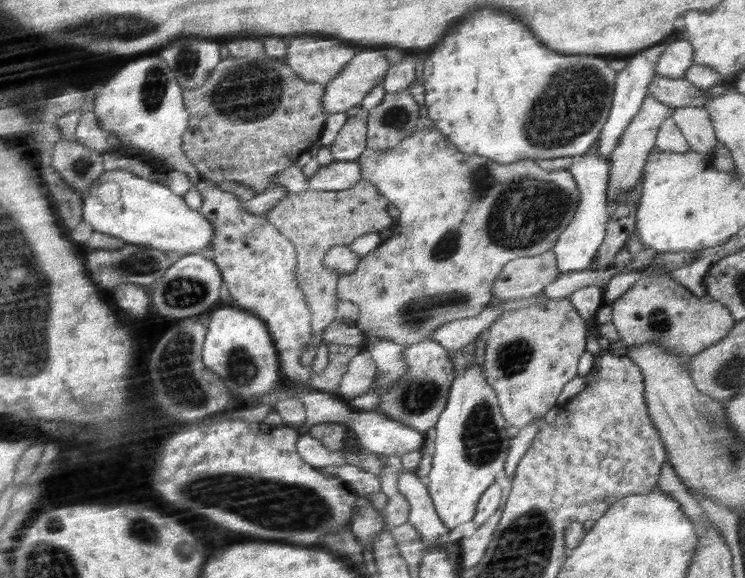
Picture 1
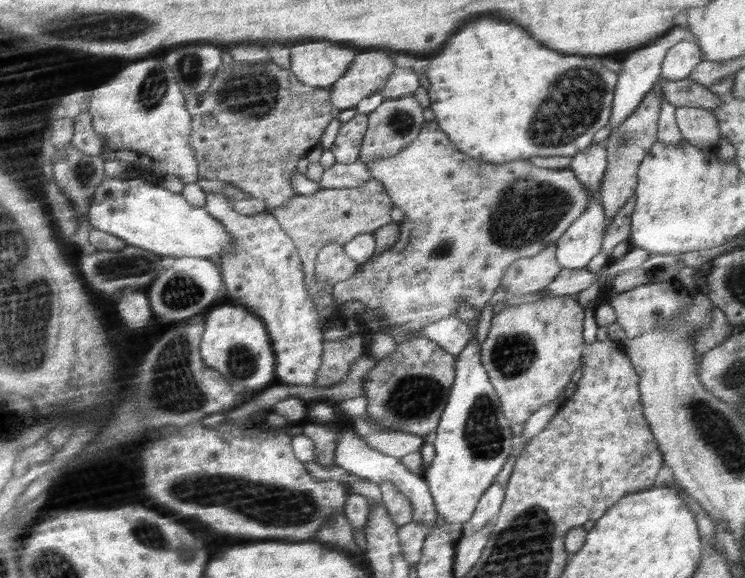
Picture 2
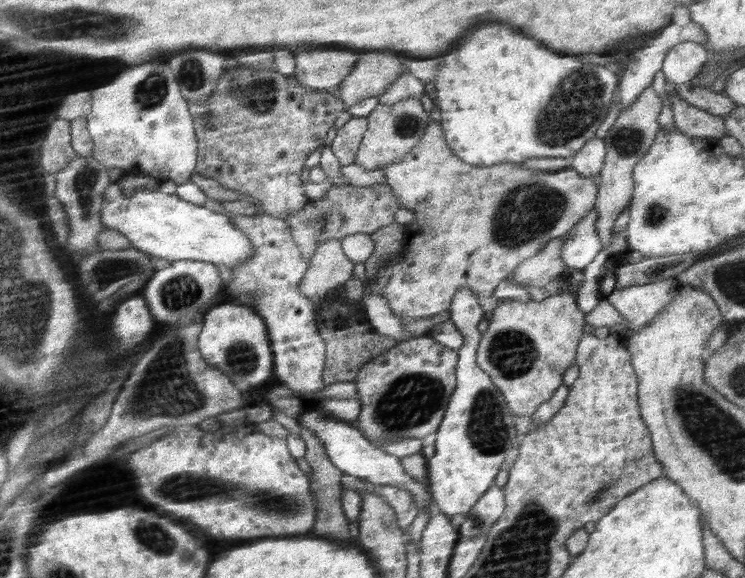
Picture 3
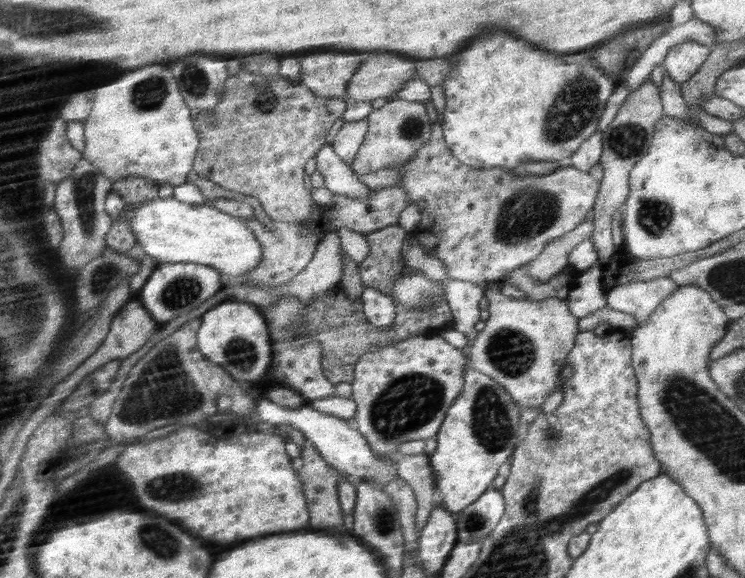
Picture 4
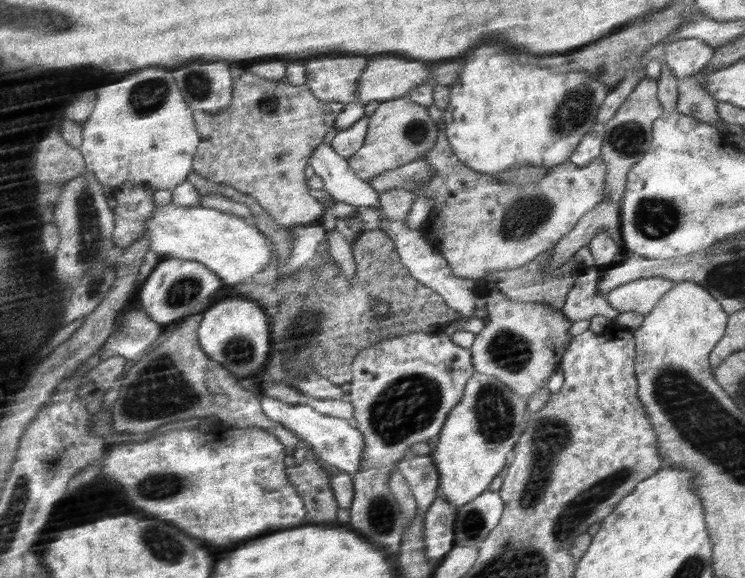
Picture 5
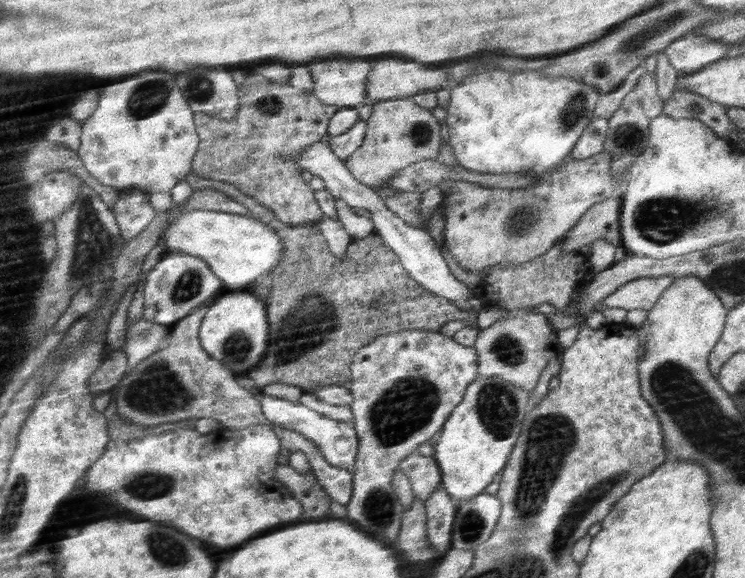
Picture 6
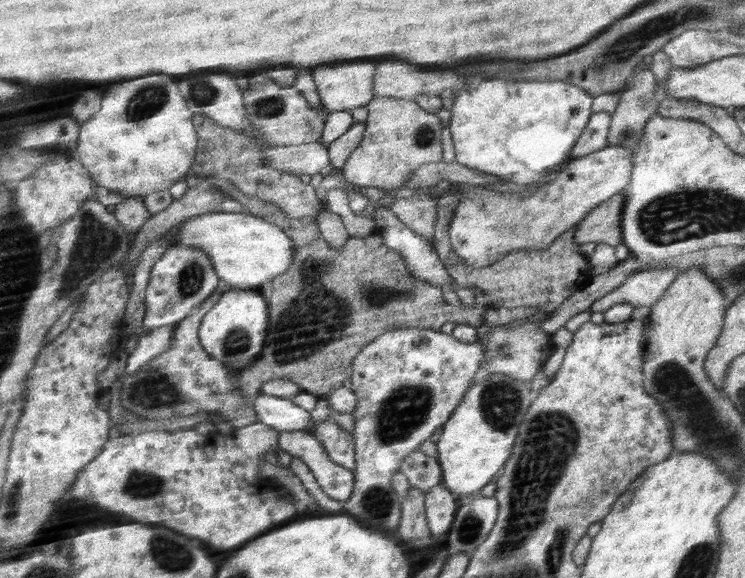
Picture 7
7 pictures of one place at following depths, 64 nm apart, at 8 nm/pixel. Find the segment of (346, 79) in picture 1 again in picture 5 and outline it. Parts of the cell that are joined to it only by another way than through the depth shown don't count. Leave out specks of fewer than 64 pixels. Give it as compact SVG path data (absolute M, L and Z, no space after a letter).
M378 55L371 58L365 72L358 79L357 99L362 105L367 105L373 100L390 101L404 97L410 93L410 90L416 88L416 85L430 82L432 72L424 62L393 55Z

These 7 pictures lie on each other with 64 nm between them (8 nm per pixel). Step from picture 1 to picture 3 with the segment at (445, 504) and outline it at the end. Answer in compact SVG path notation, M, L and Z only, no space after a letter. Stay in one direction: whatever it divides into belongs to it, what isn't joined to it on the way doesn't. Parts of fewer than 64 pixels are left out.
M461 289L455 295L450 308L451 320L454 322L456 329L462 332L464 344L457 350L459 356L457 388L454 389L444 420L442 420L441 426L436 432L435 454L427 461L427 468L429 491L436 500L439 512L453 518L458 514L466 516L477 504L477 501L488 492L490 486L494 483L494 478L497 478L496 474L501 472L500 466L505 464L506 450L512 448L512 440L516 436L516 430L514 430L514 414L510 414L500 390L490 378L490 374L480 369L476 362L476 350L478 350L478 342L481 339L477 327L484 318L484 312L477 302L477 297L471 291Z

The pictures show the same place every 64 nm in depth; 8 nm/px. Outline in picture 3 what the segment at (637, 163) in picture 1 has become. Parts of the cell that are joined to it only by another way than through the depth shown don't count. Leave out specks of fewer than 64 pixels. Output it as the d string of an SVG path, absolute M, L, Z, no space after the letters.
M648 86L626 110L622 110L608 134L603 138L606 147L604 166L599 174L600 192L597 193L597 202L594 209L598 211L596 233L602 241L602 248L612 252L611 238L614 222L620 213L627 207L634 190L632 172L637 162L648 152L658 134L660 125L658 115L662 110L662 100L652 86Z

